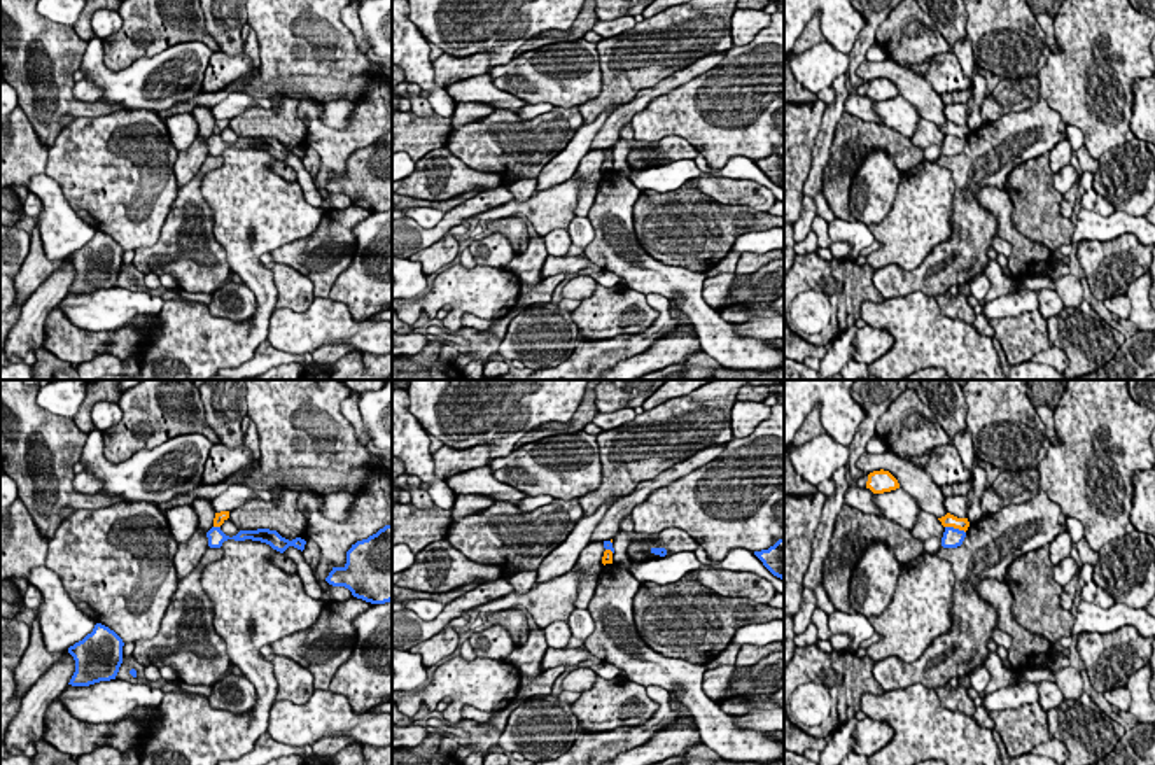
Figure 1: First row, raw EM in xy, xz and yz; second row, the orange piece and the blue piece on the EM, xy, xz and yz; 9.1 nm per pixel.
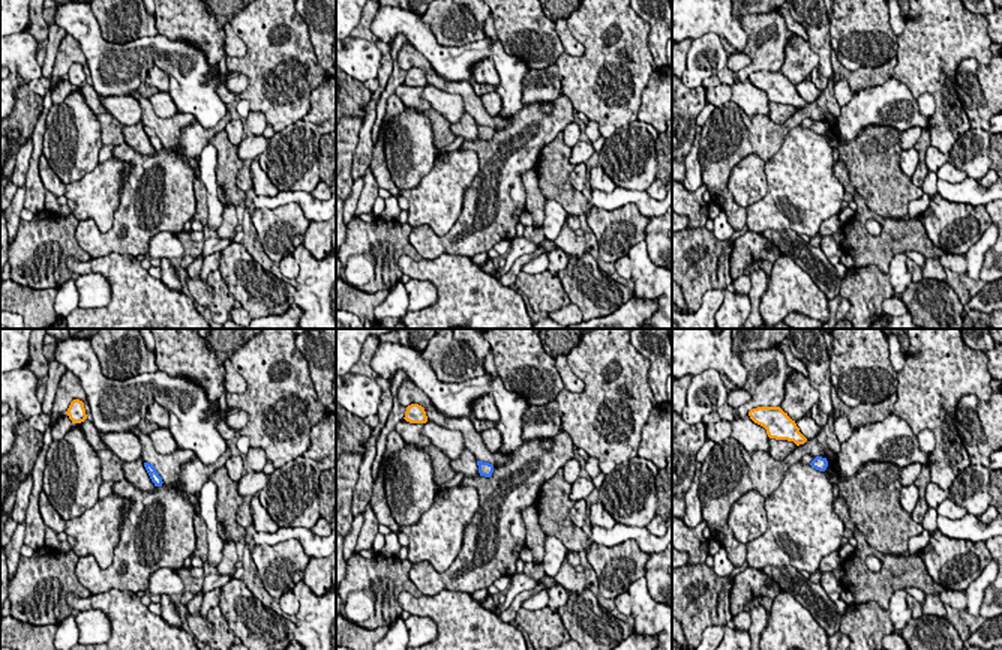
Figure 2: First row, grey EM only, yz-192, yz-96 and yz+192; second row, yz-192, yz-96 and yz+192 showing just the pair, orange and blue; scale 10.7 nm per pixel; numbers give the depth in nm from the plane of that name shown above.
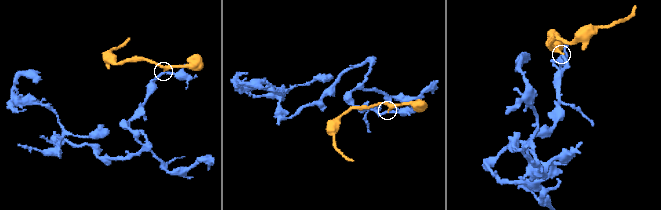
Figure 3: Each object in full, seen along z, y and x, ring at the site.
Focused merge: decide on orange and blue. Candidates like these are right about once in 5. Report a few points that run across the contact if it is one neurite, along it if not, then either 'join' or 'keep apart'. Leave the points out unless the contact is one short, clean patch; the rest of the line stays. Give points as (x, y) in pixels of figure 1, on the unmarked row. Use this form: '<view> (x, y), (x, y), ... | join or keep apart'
yz (945, 133), (965, 140) | keep apart

